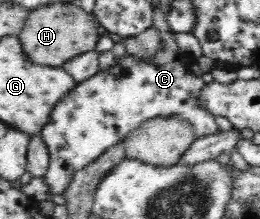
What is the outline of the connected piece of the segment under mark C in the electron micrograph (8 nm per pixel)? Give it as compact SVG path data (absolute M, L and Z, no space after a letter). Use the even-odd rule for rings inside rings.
M171 30L169 33L159 34L160 44L155 54L139 57L136 54L128 53L123 60L117 60L113 68L109 68L105 72L101 70L92 78L76 83L74 88L71 88L69 93L55 104L49 123L39 132L40 137L48 146L50 156L49 168L43 178L50 188L50 196L61 195L75 172L97 160L108 148L124 142L131 133L137 131L143 123L149 120L183 120L193 129L192 134L195 136L195 140L223 132L219 130L219 126L215 122L215 114L211 113L211 110L207 109L203 103L203 90L207 88L207 84L201 80L201 77L193 76L191 58L175 44L173 33Z

